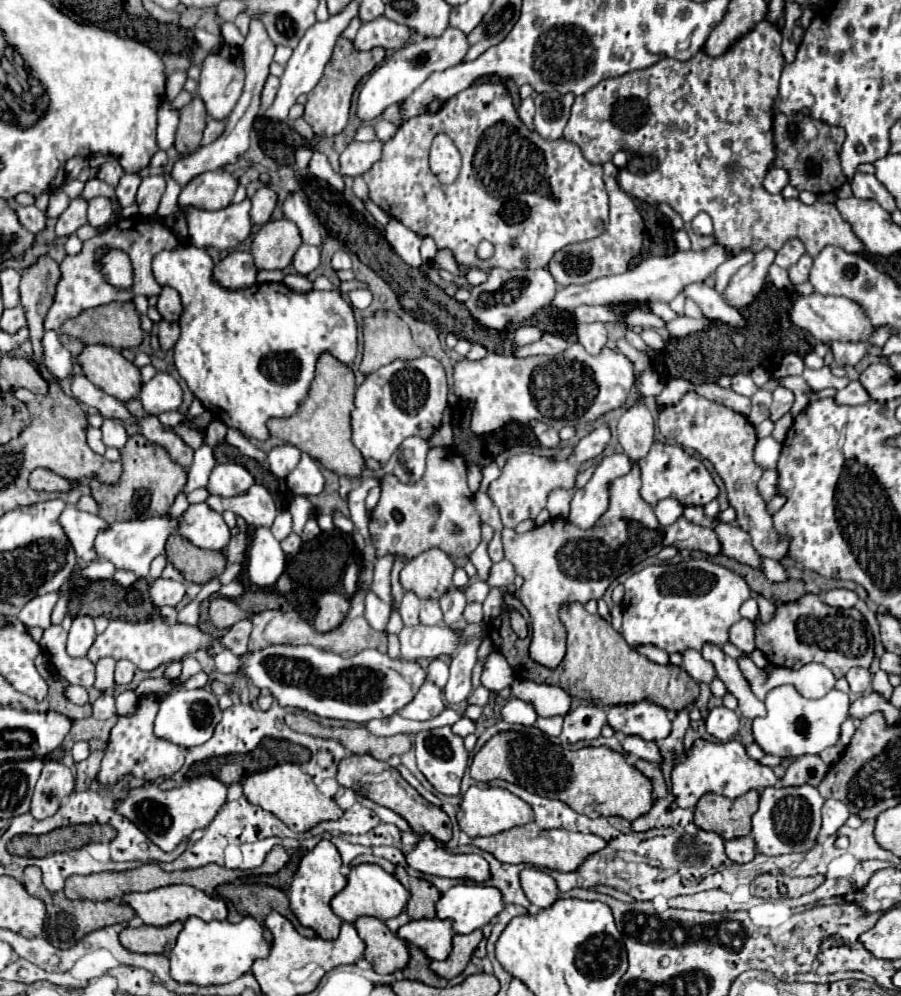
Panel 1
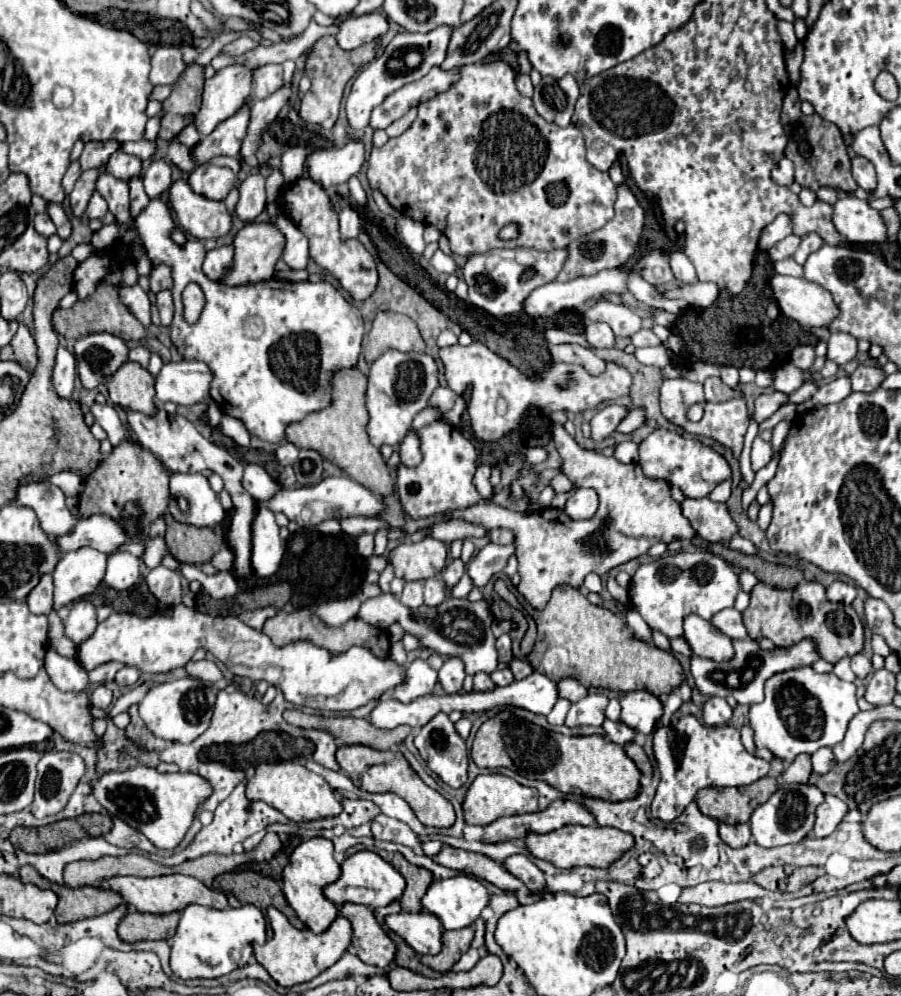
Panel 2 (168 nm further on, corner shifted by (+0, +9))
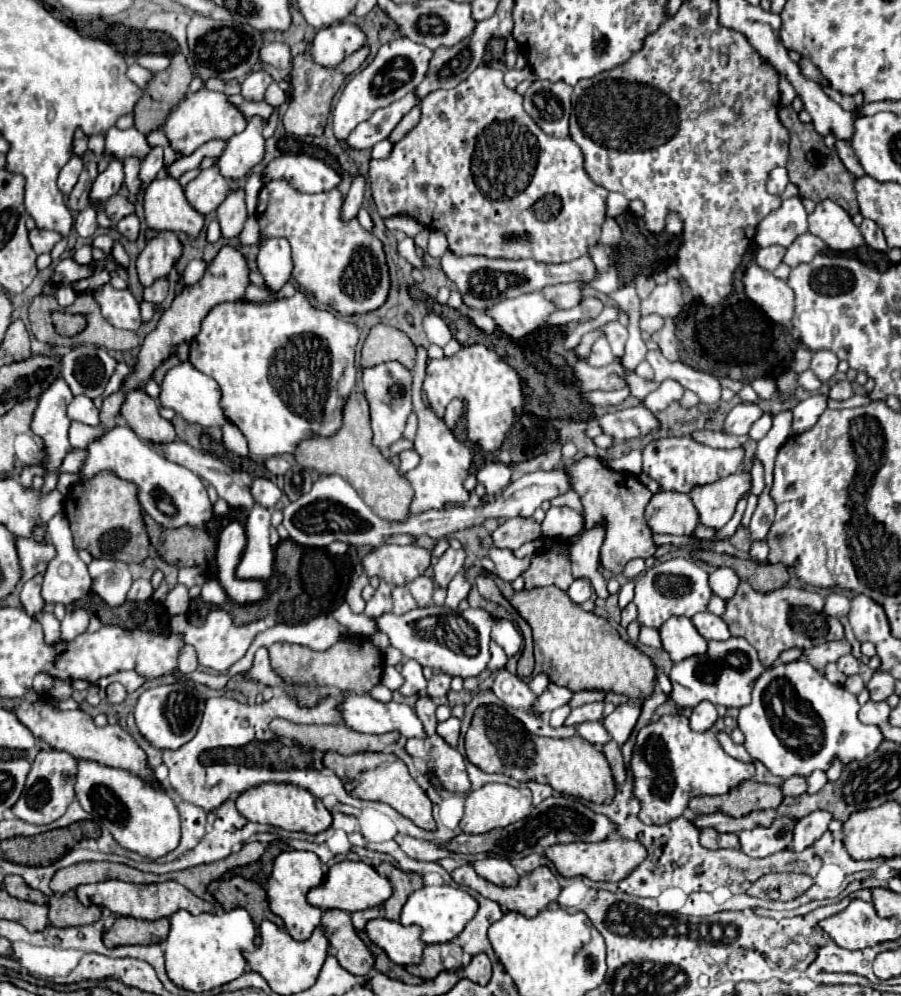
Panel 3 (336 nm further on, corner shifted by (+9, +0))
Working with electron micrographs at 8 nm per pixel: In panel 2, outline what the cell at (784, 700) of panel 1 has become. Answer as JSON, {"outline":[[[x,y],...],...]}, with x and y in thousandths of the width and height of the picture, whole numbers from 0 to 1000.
{"outline":[[[900,669],[858,677],[849,685],[849,703],[831,711],[838,749],[853,751],[869,765],[880,765],[887,757],[902,757],[913,749],[925,751],[936,743],[940,727],[953,715],[949,693],[949,687],[936,685],[922,675],[905,675]]]}

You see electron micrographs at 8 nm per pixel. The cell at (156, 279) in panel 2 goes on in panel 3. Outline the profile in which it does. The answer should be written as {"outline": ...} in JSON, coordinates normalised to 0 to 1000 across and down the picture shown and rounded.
{"outline":[[[180,232],[153,256],[151,270],[153,270],[155,284],[160,288],[166,288],[173,280],[186,278],[186,274],[193,268],[193,262],[200,256],[202,256],[202,246],[200,246],[195,234]]]}

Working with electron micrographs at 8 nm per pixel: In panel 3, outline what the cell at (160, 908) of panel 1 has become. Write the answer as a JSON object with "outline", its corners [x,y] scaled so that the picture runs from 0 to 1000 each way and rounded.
{"outline":[[[113,885],[113,887],[102,887],[102,889],[89,889],[84,893],[87,905],[91,909],[111,909],[129,919],[138,921],[151,921],[151,923],[180,923],[180,921],[191,921],[195,915],[204,913],[213,919],[222,917],[238,917],[238,909],[218,901],[213,895],[209,895],[204,889],[195,885],[184,885],[184,887],[169,887],[169,889],[151,889],[151,887],[138,887],[138,885]]]}

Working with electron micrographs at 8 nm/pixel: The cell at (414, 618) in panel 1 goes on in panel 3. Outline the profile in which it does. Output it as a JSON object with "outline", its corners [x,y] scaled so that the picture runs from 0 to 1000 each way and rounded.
{"outline":[[[437,589],[435,591],[435,599],[437,599],[437,615],[453,615],[457,611],[462,611],[462,603],[459,599],[455,597],[455,591],[453,589]]]}

